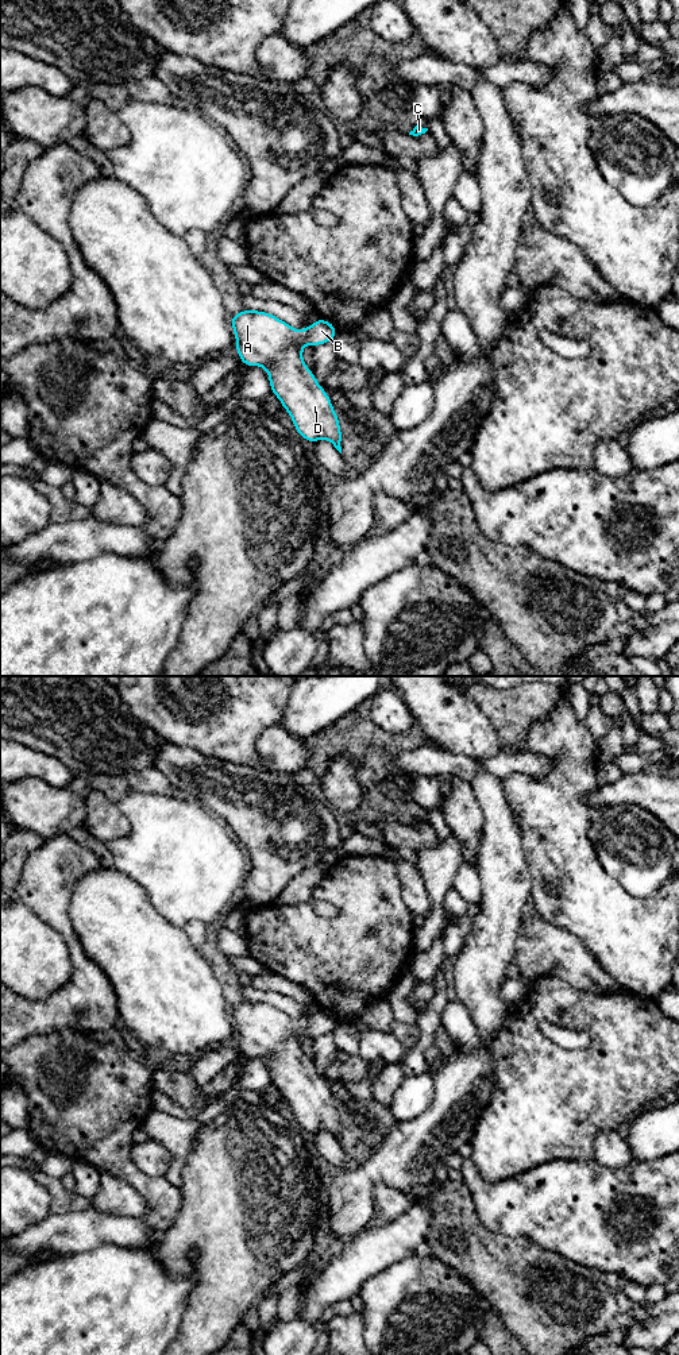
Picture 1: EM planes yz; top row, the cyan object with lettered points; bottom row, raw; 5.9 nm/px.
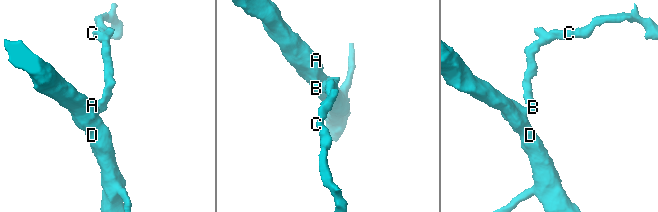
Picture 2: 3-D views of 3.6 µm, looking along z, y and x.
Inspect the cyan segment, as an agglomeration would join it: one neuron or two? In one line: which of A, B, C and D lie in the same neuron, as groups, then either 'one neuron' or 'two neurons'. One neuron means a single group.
groups A B C D; one neuron

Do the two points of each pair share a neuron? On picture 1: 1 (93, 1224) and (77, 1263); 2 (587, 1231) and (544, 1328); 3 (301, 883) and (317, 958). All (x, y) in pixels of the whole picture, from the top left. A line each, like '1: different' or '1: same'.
1: different
2: different
3: different

